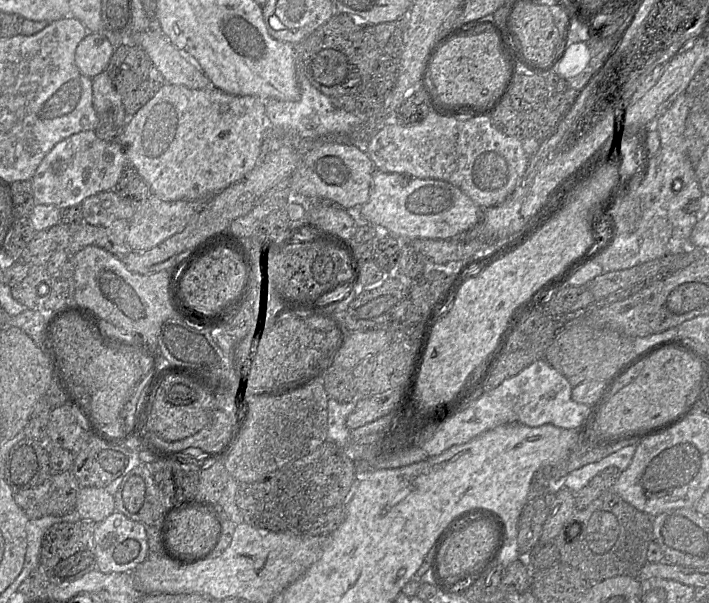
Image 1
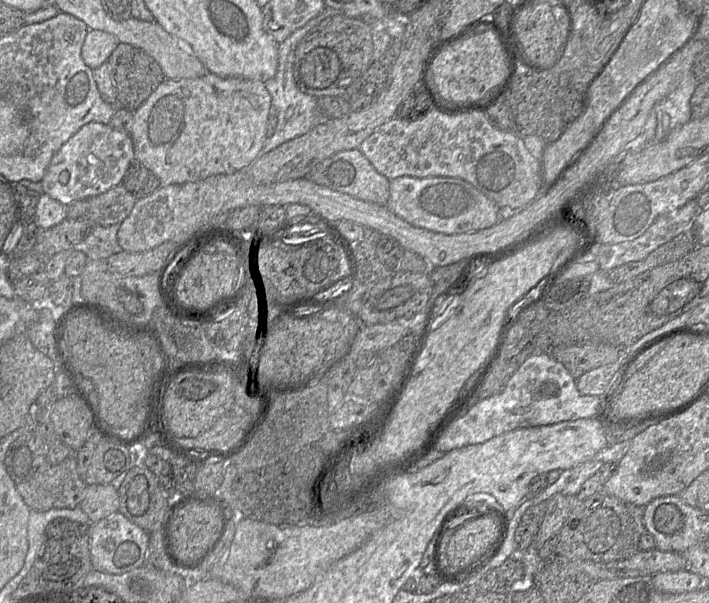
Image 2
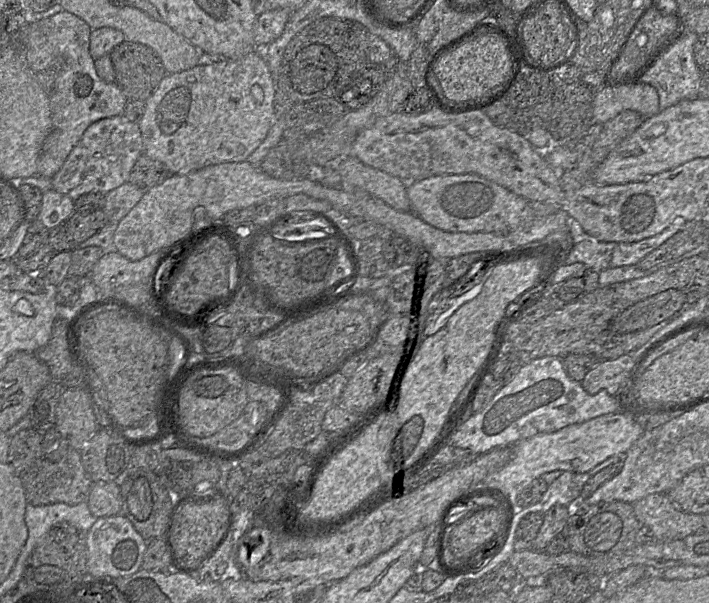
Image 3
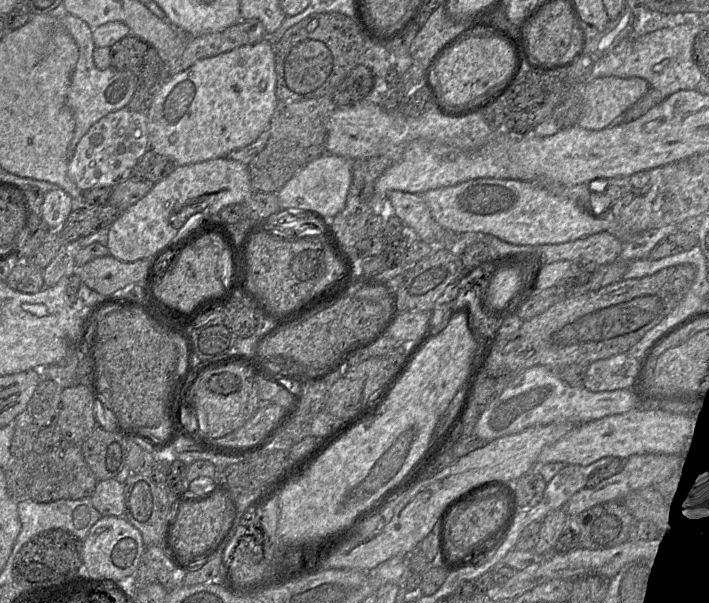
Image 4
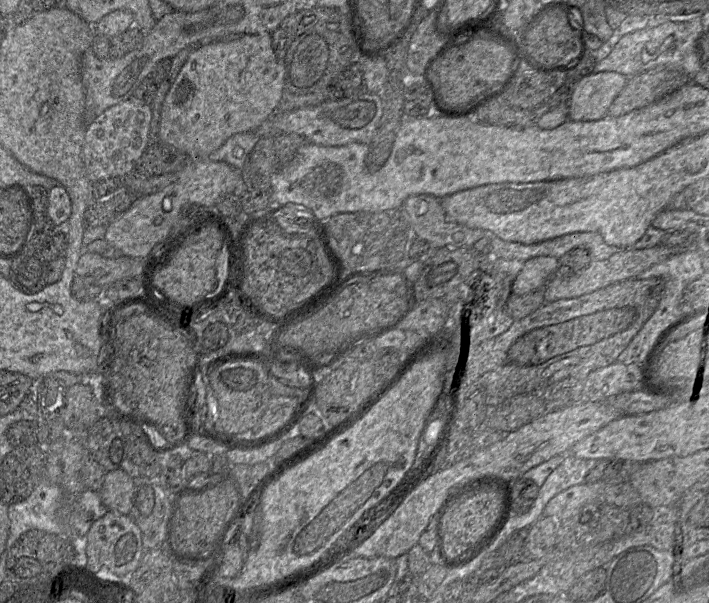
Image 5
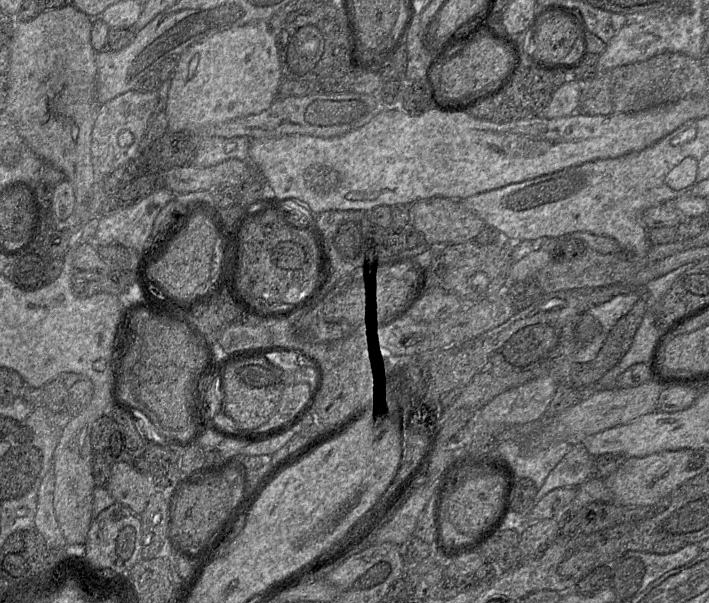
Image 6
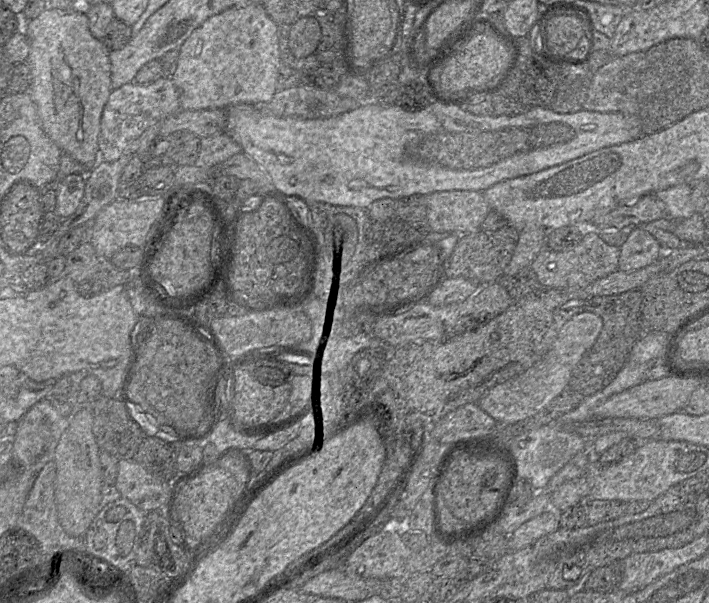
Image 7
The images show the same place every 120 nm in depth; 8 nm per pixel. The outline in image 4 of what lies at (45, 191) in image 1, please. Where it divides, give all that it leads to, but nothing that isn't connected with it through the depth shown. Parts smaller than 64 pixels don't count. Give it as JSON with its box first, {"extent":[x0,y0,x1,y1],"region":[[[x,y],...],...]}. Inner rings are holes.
{"extent":[68,107,150,192],"region":[[[124,107],[98,120],[80,139],[68,163],[68,176],[82,192],[99,187],[113,188],[131,177],[137,161],[148,149],[150,148],[147,113],[135,112],[128,107]]]}

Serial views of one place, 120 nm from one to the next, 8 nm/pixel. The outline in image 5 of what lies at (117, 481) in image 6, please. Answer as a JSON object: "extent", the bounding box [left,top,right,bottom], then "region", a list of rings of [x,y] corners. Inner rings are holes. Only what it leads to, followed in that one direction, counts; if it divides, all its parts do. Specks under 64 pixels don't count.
{"extent":[99,469,134,515],"region":[[[121,469],[107,472],[99,496],[108,511],[129,515],[133,505],[134,479]]]}

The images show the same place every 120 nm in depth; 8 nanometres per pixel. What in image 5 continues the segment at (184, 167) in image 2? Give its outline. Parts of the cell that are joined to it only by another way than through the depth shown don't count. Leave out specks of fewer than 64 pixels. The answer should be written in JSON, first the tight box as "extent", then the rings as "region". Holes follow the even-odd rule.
{"extent":[157,33,284,159],"region":[[[271,33],[246,34],[233,40],[197,45],[164,99],[157,139],[174,146],[191,159],[208,158],[229,137],[255,131],[274,114],[283,94],[284,79],[284,66],[275,56]]]}

